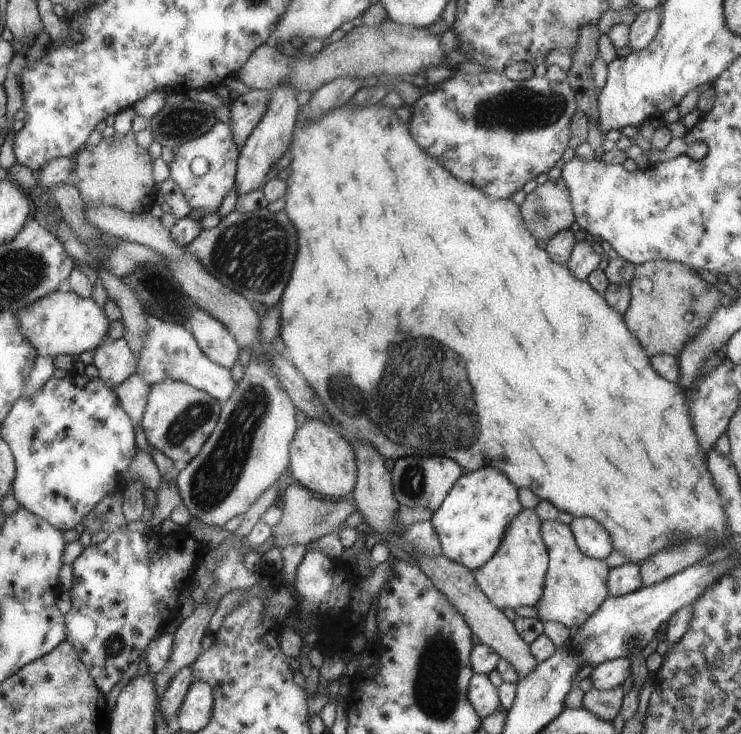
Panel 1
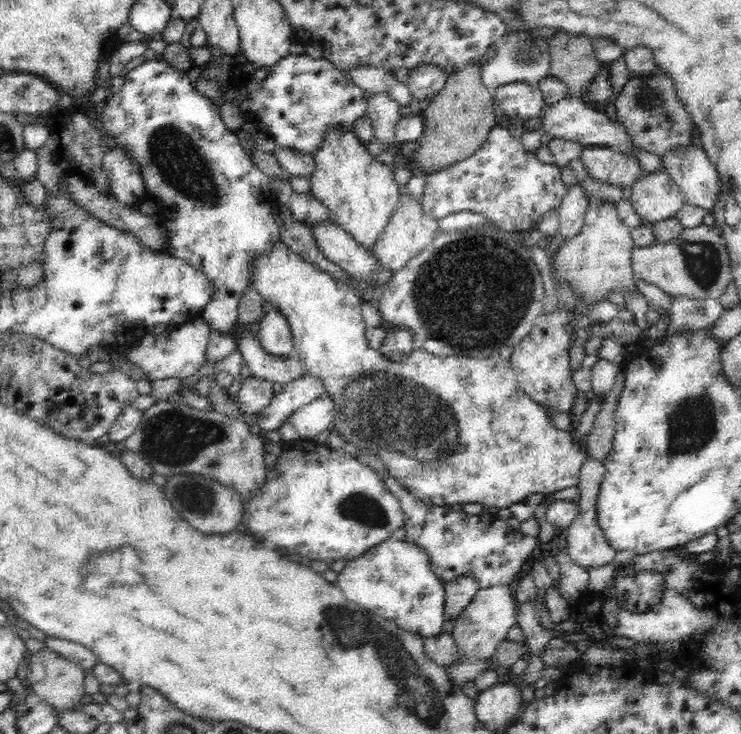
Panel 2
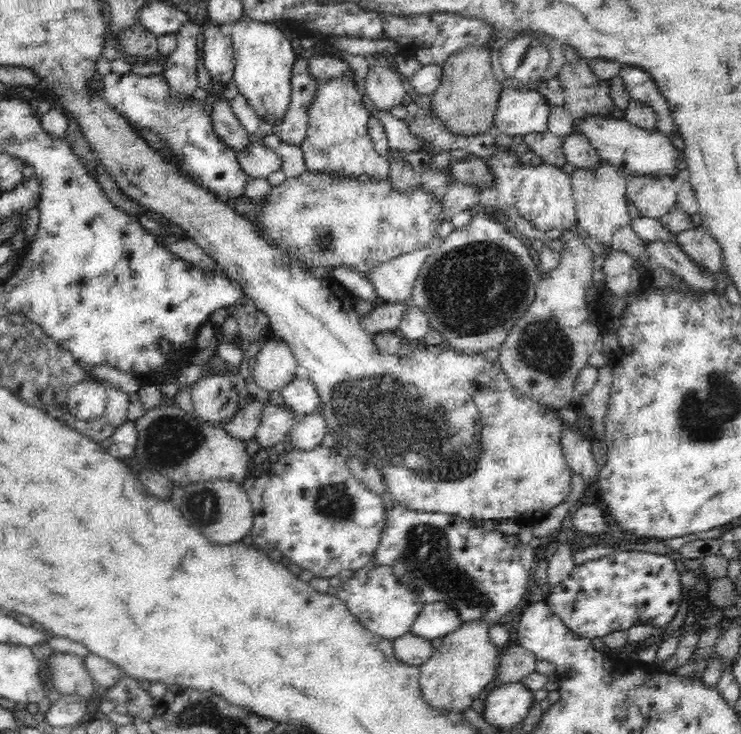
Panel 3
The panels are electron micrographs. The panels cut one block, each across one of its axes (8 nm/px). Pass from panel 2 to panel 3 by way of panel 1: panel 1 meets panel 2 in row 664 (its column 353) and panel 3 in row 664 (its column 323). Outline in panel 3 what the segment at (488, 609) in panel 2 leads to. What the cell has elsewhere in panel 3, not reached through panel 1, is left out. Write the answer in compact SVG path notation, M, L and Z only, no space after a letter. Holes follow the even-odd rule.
M464 622L458 630L446 634L442 645L419 666L421 698L430 709L464 713L464 710L482 694L482 690L496 684L500 648L492 644L489 630L494 622Z

